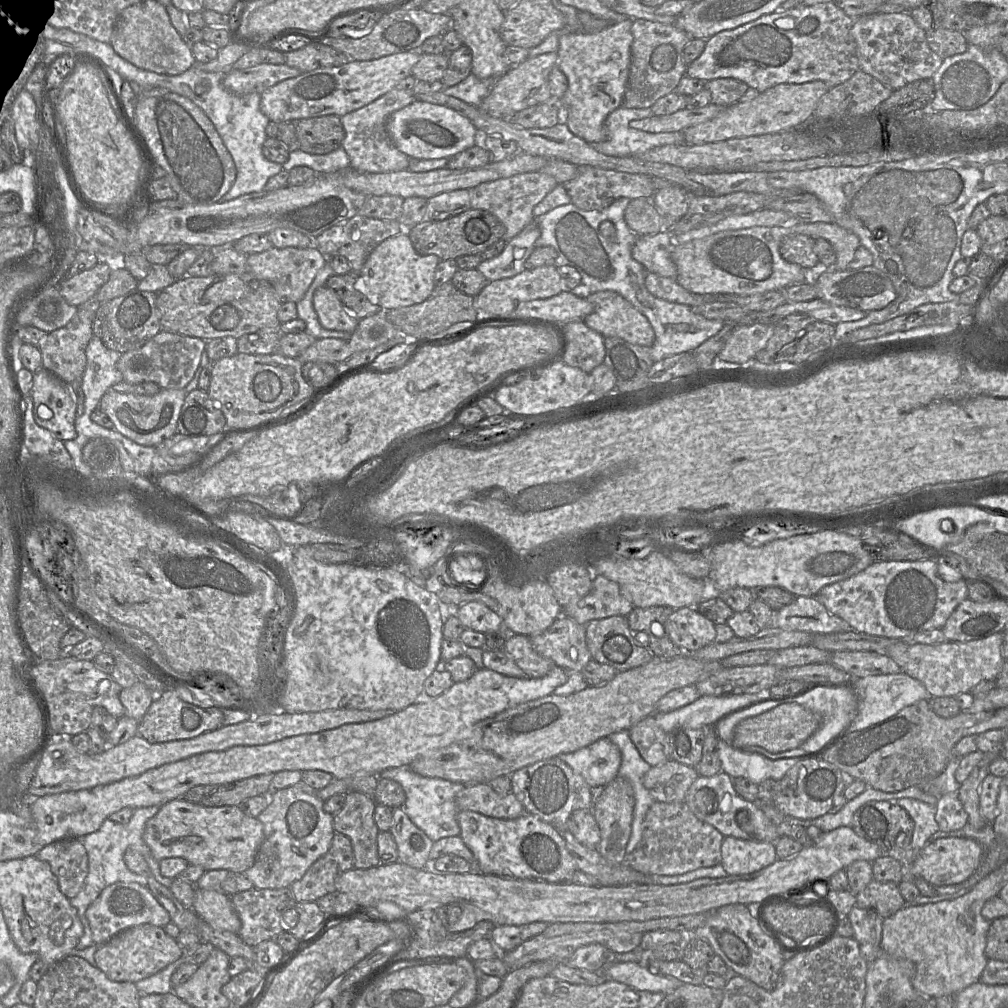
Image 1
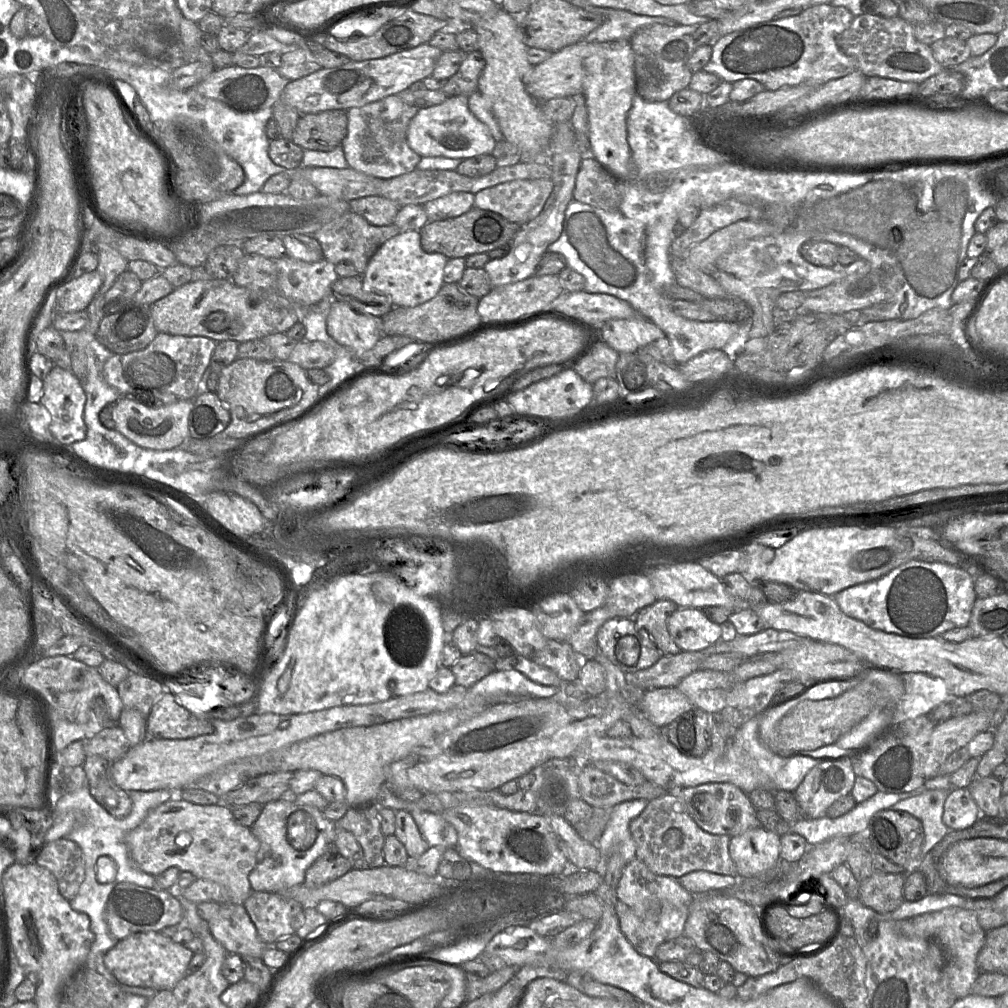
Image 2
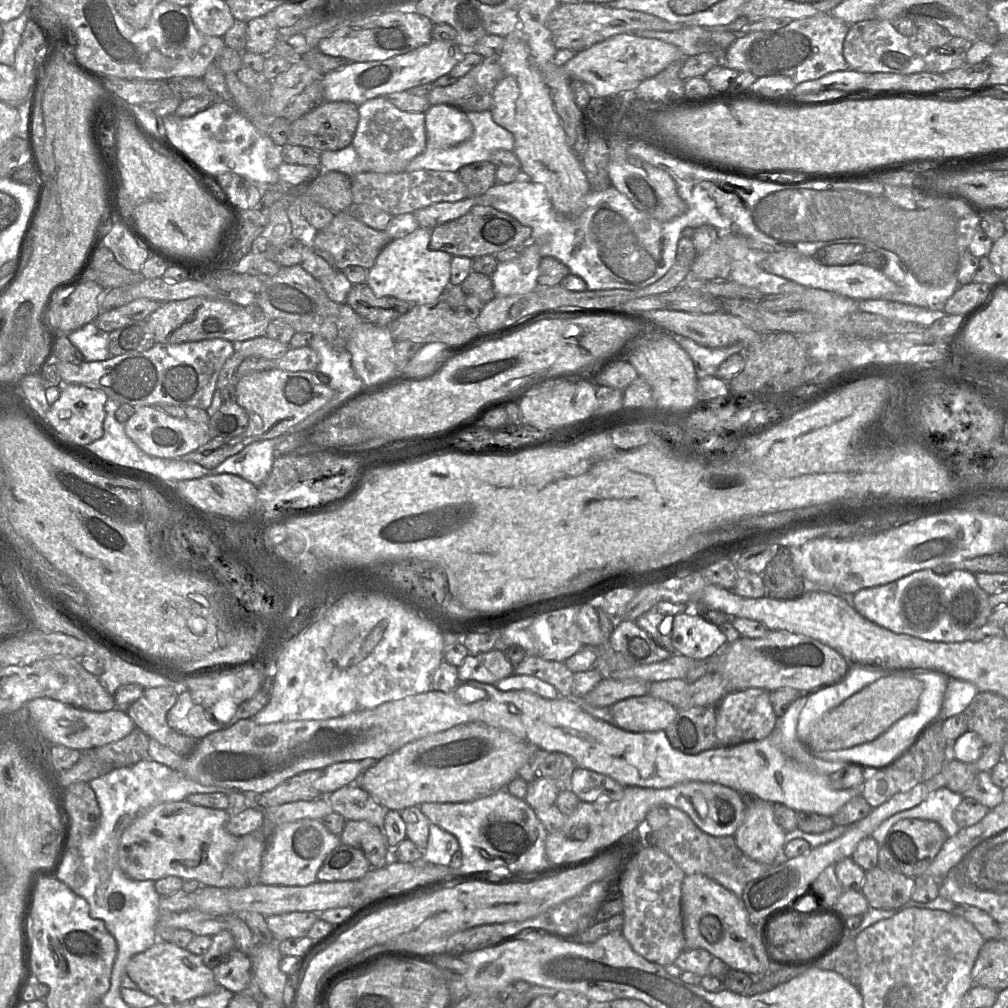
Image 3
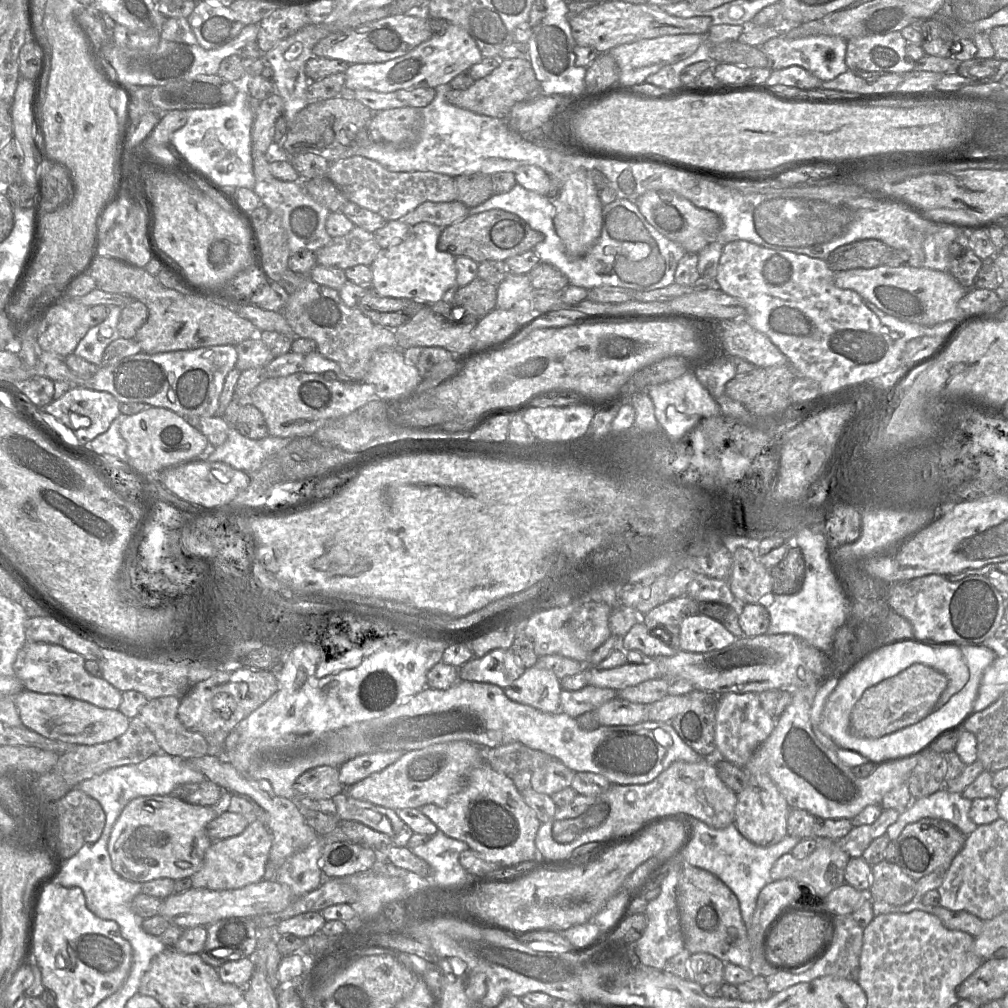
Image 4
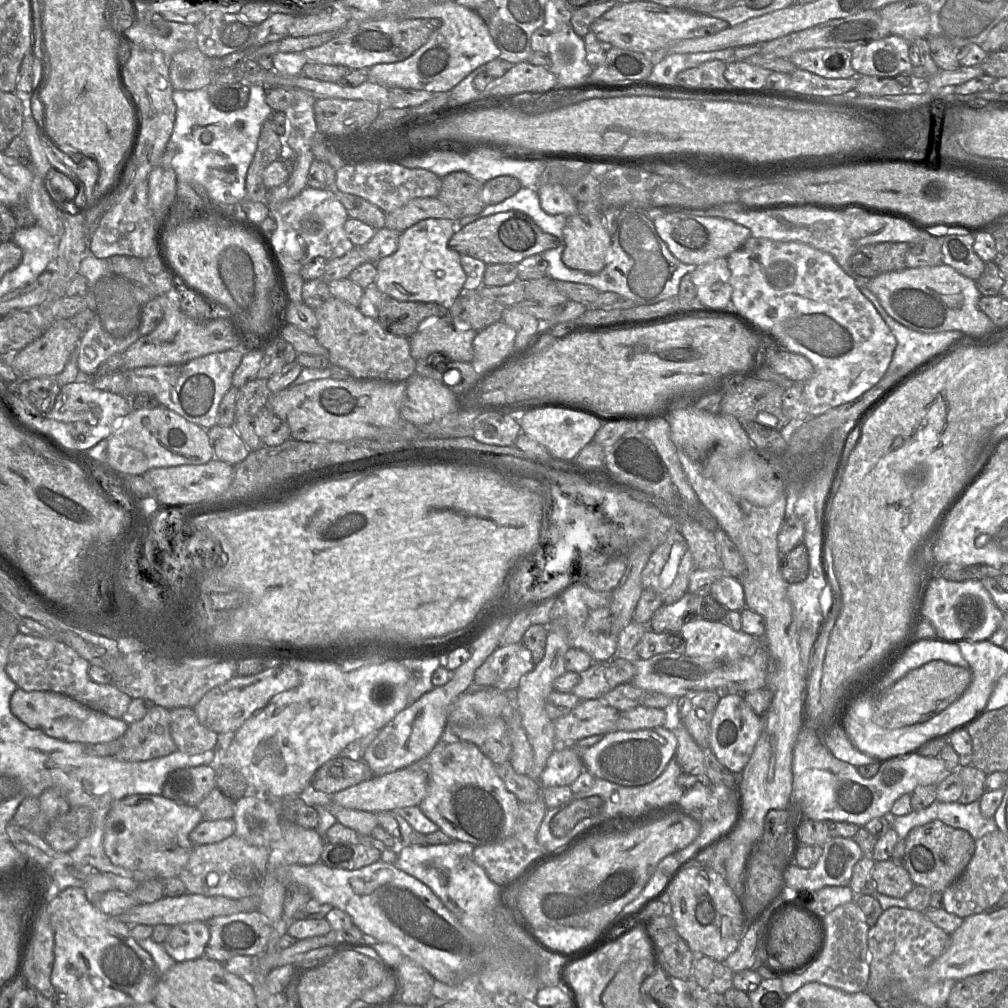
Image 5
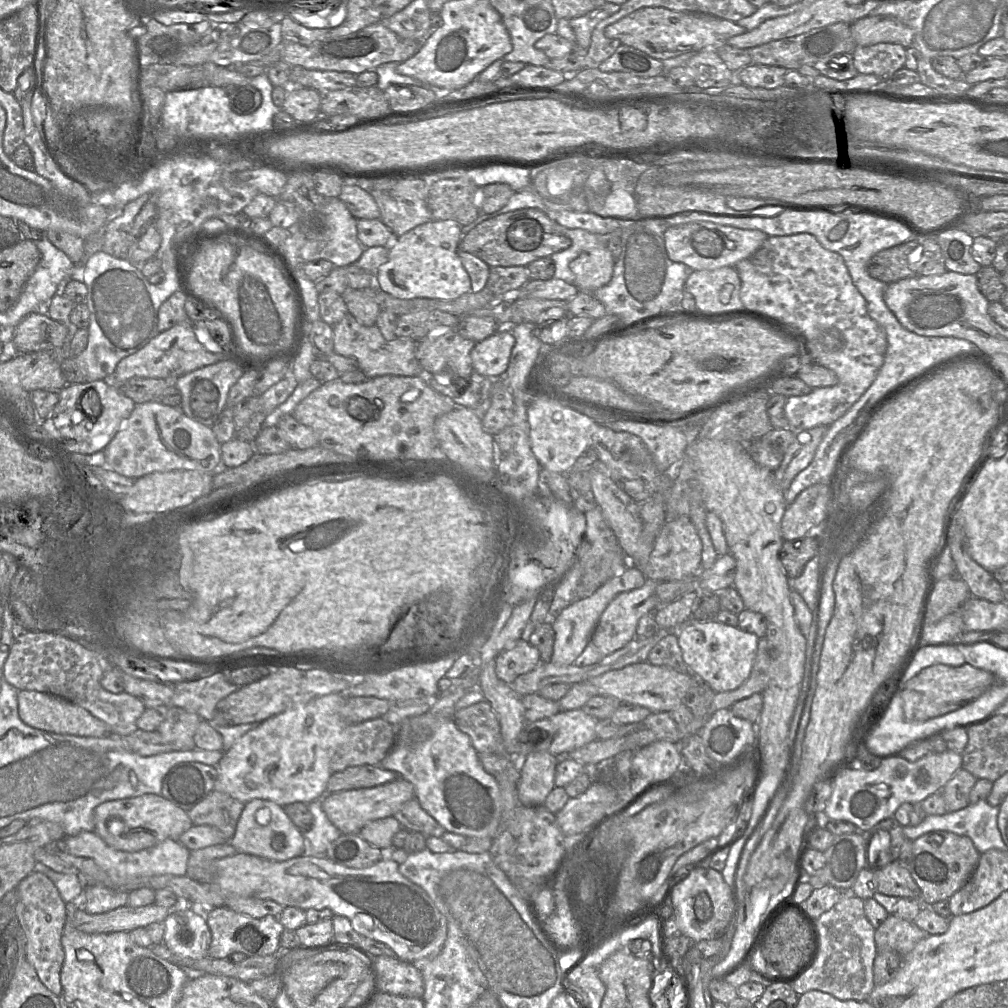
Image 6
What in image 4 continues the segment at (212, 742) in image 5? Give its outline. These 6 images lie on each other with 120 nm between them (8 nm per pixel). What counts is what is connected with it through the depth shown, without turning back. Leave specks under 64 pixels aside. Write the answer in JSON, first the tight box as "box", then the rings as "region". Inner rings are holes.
{"box":[137,696,207,759],"region":[[[174,696],[148,700],[137,717],[155,736],[160,752],[183,759],[207,755],[206,739],[180,722],[177,715],[179,703],[180,698]]]}

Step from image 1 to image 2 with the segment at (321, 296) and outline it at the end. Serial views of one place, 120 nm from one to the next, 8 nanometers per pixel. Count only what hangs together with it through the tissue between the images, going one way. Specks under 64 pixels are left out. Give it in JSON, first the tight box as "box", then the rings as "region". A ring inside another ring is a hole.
{"box":[327,303,382,358],"region":[[[332,303],[327,319],[328,334],[340,345],[360,358],[372,349],[382,336],[381,318],[359,313],[347,303]]]}

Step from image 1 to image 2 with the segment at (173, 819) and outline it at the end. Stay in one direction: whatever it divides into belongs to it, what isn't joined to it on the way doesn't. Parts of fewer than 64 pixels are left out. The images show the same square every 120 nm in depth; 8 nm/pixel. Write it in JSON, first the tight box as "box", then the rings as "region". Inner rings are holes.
{"box":[125,795,260,905],"region":[[[175,795],[172,799],[160,804],[159,807],[153,809],[148,813],[145,819],[134,829],[132,829],[125,837],[125,841],[128,848],[128,853],[132,864],[143,872],[150,874],[152,876],[159,876],[166,869],[170,867],[177,867],[181,872],[190,872],[196,879],[207,879],[214,881],[222,886],[224,886],[229,893],[229,903],[243,905],[244,901],[252,893],[251,884],[249,881],[249,874],[255,868],[256,865],[256,855],[260,847],[259,840],[253,834],[251,828],[239,824],[232,813],[232,808],[224,803],[219,803],[217,805],[198,805],[186,800],[182,800],[180,797]]]}

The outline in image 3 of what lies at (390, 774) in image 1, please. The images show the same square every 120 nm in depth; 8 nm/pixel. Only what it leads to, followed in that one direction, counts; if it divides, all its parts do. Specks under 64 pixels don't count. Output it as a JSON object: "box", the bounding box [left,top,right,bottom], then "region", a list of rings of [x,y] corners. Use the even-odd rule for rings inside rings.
{"box":[422,823,459,866],"region":[[[431,823],[427,846],[422,852],[422,858],[433,864],[449,866],[453,854],[459,848],[459,842],[454,835]]]}

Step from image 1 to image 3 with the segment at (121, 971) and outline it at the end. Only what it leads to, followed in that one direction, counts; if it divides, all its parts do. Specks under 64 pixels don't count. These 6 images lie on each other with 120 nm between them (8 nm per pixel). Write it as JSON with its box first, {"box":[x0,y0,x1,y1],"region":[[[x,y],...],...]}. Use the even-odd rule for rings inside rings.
{"box":[125,940,219,1005],"region":[[[158,940],[149,949],[134,955],[126,966],[125,975],[139,990],[155,997],[164,1005],[181,1005],[209,995],[219,988],[212,969],[203,963],[202,956],[194,955],[186,947],[178,947],[170,941]]]}

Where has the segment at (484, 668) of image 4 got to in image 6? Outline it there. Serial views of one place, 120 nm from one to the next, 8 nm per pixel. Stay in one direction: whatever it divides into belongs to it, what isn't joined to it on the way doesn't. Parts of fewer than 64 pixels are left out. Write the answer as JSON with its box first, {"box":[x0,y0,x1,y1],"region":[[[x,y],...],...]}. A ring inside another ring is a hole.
{"box":[495,638,539,684],"region":[[[521,638],[495,658],[495,672],[499,679],[511,684],[517,677],[534,670],[539,664],[538,649]]]}

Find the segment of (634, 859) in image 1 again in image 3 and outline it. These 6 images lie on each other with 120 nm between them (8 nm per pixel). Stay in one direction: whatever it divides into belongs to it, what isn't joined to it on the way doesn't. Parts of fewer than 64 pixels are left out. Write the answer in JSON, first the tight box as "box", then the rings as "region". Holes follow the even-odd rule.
{"box":[635,805,778,899],"region":[[[668,805],[651,809],[635,831],[649,832],[653,838],[650,846],[659,848],[670,856],[686,875],[705,875],[734,893],[739,899],[742,898],[748,882],[778,866],[775,860],[769,864],[752,860],[739,849],[734,835],[720,837],[709,835],[698,828],[684,812]]]}

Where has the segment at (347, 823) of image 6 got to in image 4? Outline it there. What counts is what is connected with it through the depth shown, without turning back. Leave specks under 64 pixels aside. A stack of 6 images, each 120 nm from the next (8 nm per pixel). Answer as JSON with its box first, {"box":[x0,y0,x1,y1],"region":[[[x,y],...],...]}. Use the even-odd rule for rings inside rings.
{"box":[347,740,485,810],"region":[[[458,740],[433,744],[422,749],[406,751],[393,764],[347,787],[349,796],[372,804],[401,810],[424,805],[444,805],[463,785],[468,773],[485,762],[480,747],[468,741]]]}

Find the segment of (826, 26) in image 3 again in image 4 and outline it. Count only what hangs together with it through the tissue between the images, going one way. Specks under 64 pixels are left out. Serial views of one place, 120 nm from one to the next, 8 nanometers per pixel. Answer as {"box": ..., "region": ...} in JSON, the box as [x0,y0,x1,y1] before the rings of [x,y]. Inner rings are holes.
{"box":[760,35,849,82],"region":[[[777,35],[766,41],[760,48],[766,54],[771,70],[799,66],[823,82],[830,81],[849,70],[845,62],[847,41],[837,36],[818,35],[789,39]]]}

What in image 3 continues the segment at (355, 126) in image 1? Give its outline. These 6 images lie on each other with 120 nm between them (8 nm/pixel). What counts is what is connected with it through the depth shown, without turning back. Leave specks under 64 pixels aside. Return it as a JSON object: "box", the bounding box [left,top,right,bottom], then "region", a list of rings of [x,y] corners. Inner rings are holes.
{"box":[351,97,427,173],"region":[[[382,97],[370,99],[358,106],[359,122],[351,145],[359,159],[365,163],[366,171],[376,173],[400,173],[427,147],[425,114],[422,112],[405,112],[396,108]]]}

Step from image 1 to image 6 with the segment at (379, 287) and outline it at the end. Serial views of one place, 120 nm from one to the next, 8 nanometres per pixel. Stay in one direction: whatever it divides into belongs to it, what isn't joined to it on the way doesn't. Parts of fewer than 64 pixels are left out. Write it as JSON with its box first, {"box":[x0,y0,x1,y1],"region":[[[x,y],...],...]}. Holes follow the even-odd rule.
{"box":[375,220,471,300],"region":[[[453,220],[429,221],[400,237],[389,246],[389,258],[375,275],[380,288],[399,299],[454,300],[471,291],[471,280],[458,255],[461,225]]]}

